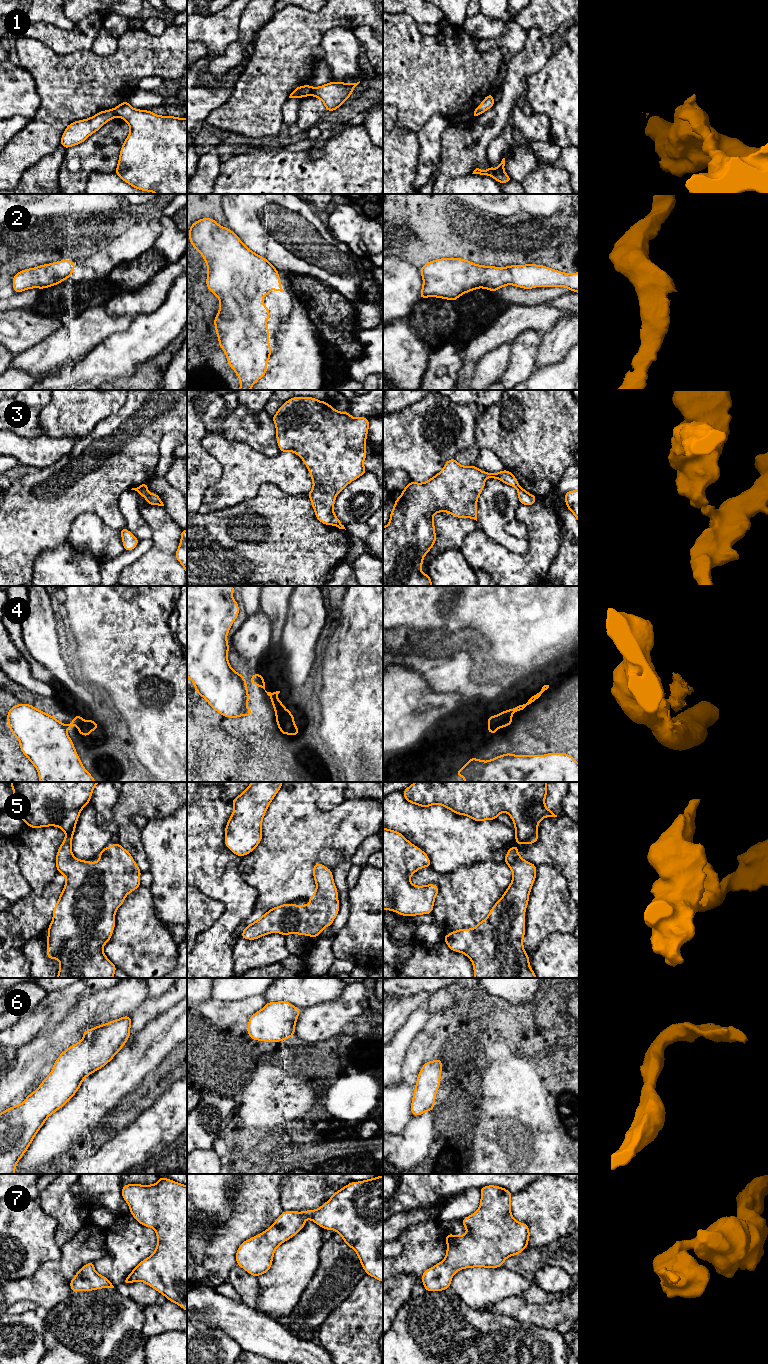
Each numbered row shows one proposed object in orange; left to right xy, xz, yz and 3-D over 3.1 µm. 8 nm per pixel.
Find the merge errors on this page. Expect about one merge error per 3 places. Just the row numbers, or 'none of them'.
1, 3, 4

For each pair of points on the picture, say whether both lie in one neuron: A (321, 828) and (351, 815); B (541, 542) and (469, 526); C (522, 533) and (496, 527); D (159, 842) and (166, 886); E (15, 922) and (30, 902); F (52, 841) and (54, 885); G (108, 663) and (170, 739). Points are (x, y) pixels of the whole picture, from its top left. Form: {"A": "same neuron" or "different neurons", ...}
{"A": "same neuron", "B": "different neurons", "C": "different neurons", "D": "same neuron", "E": "same neuron", "F": "different neurons", "G": "same neuron"}

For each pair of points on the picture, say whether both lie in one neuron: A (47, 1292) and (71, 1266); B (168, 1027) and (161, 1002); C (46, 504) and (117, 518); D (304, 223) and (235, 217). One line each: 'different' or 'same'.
A: same
B: different
C: same
D: same

